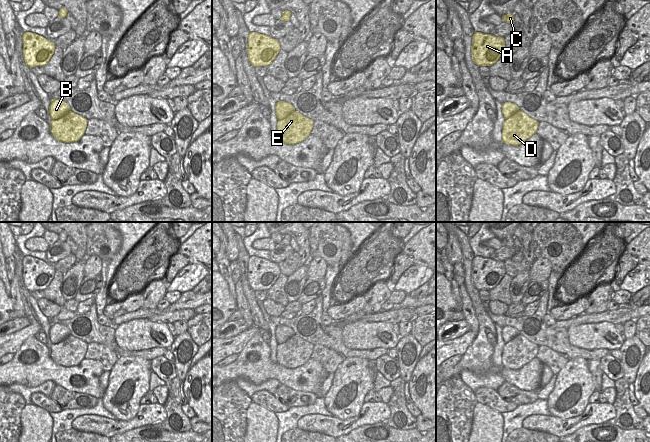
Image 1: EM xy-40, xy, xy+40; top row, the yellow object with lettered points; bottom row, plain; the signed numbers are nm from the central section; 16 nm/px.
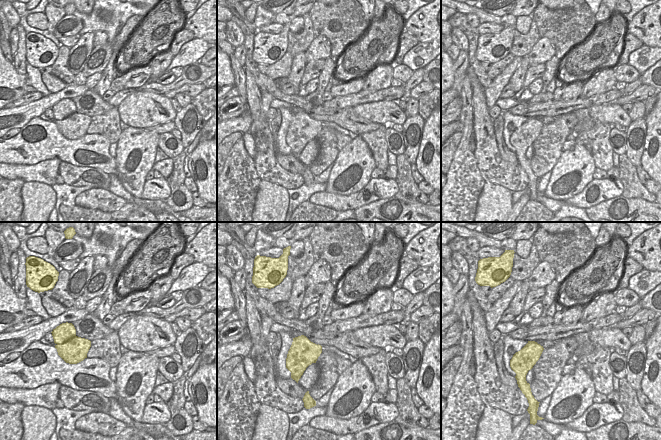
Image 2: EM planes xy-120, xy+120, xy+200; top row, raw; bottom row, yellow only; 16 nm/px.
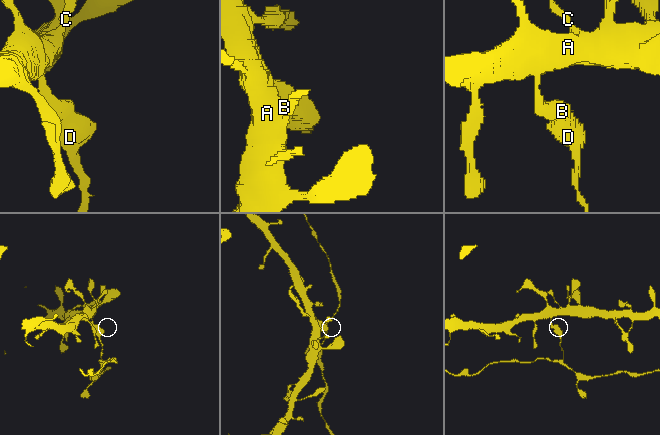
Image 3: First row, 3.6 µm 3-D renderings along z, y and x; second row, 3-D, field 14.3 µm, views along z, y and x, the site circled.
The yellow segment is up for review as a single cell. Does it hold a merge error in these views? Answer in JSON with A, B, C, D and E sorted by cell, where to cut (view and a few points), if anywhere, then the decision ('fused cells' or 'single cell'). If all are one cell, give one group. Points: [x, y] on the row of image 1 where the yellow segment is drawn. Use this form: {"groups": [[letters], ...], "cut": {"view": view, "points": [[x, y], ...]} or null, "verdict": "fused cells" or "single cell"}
{"groups": [["A", "B", "C"], ["D", "E"]], "cut": {"view": "xy-40", "points": [[70, 110], [57, 119], [52, 120]]}, "verdict": "fused cells"}

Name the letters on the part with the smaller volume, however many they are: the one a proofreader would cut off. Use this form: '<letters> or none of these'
D, E

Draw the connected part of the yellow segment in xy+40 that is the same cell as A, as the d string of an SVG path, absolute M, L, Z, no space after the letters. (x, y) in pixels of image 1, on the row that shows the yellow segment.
M474 32L472 36L471 54L474 63L478 67L493 65L500 59L505 50L503 37Z

